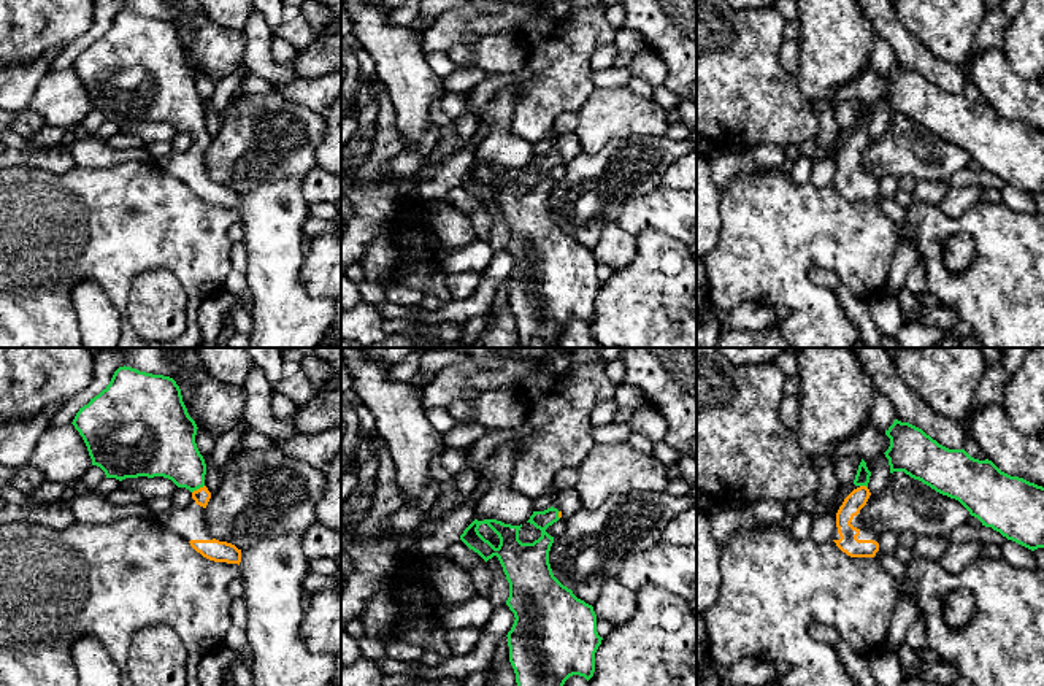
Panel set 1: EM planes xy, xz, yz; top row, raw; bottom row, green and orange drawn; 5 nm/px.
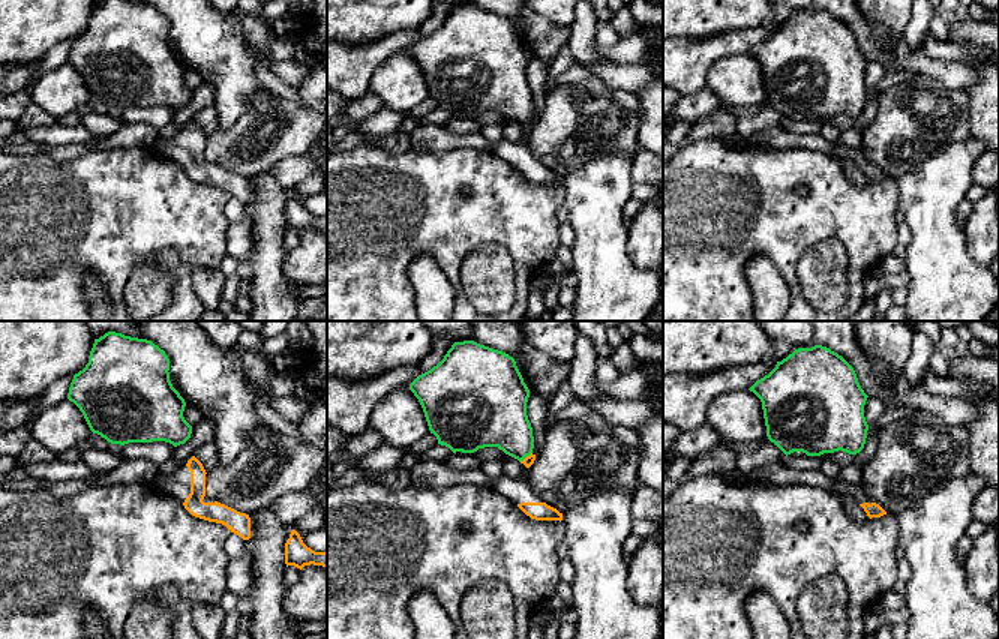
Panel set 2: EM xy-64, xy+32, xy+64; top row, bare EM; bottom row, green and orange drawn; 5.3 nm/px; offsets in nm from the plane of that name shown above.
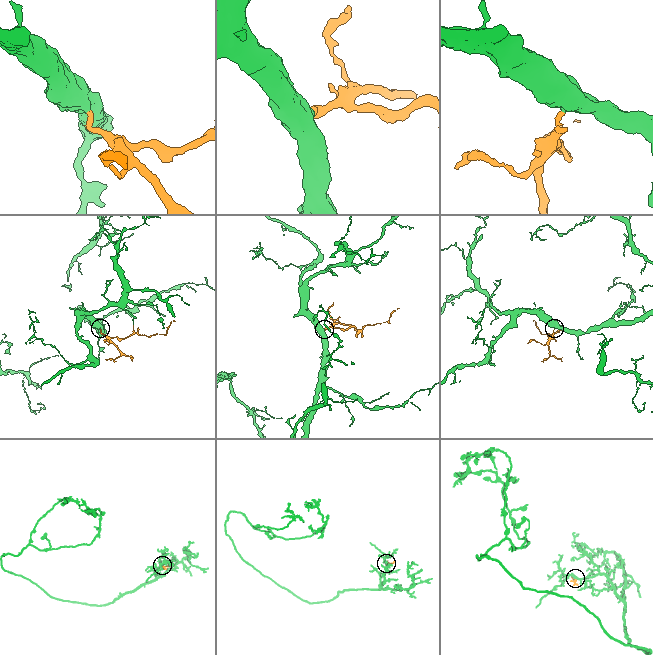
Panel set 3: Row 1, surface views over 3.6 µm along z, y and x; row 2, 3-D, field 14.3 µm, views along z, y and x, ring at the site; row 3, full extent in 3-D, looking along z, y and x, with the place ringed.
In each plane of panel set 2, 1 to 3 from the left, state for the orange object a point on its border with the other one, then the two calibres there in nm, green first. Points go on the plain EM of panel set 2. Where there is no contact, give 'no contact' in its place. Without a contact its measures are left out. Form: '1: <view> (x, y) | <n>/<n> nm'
1: no contact
2: xy+32 (525, 120) | 300/60 nm
3: no contact

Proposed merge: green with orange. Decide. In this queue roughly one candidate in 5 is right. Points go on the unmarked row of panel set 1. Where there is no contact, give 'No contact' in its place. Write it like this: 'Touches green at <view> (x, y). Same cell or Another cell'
Touches green at xy (197, 132). Same cell

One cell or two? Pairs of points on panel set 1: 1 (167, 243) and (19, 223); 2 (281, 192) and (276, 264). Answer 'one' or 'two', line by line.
1: one
2: one

